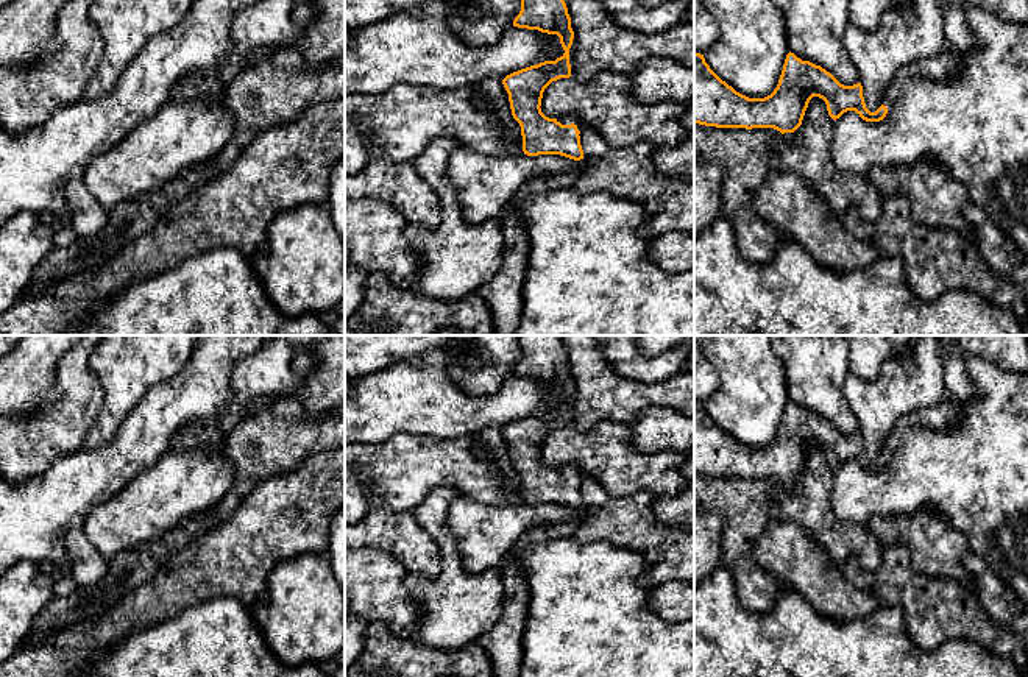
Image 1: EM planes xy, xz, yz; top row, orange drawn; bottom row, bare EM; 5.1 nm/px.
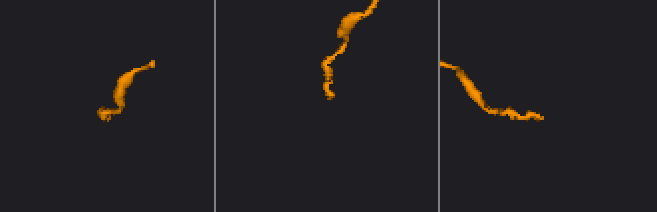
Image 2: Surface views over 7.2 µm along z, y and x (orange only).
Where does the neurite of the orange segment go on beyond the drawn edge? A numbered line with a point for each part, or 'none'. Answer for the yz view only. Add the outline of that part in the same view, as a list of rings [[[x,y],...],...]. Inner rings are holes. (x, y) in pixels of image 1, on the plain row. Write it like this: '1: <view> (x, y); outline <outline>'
1: yz (947, 412); outline [[[950,396],[936,404],[934,407],[913,410],[897,421],[892,434],[888,438],[888,445],[883,448],[881,454],[884,454],[889,462],[894,448],[903,440],[903,437],[911,427],[950,427],[961,418],[961,415],[961,401]]]

